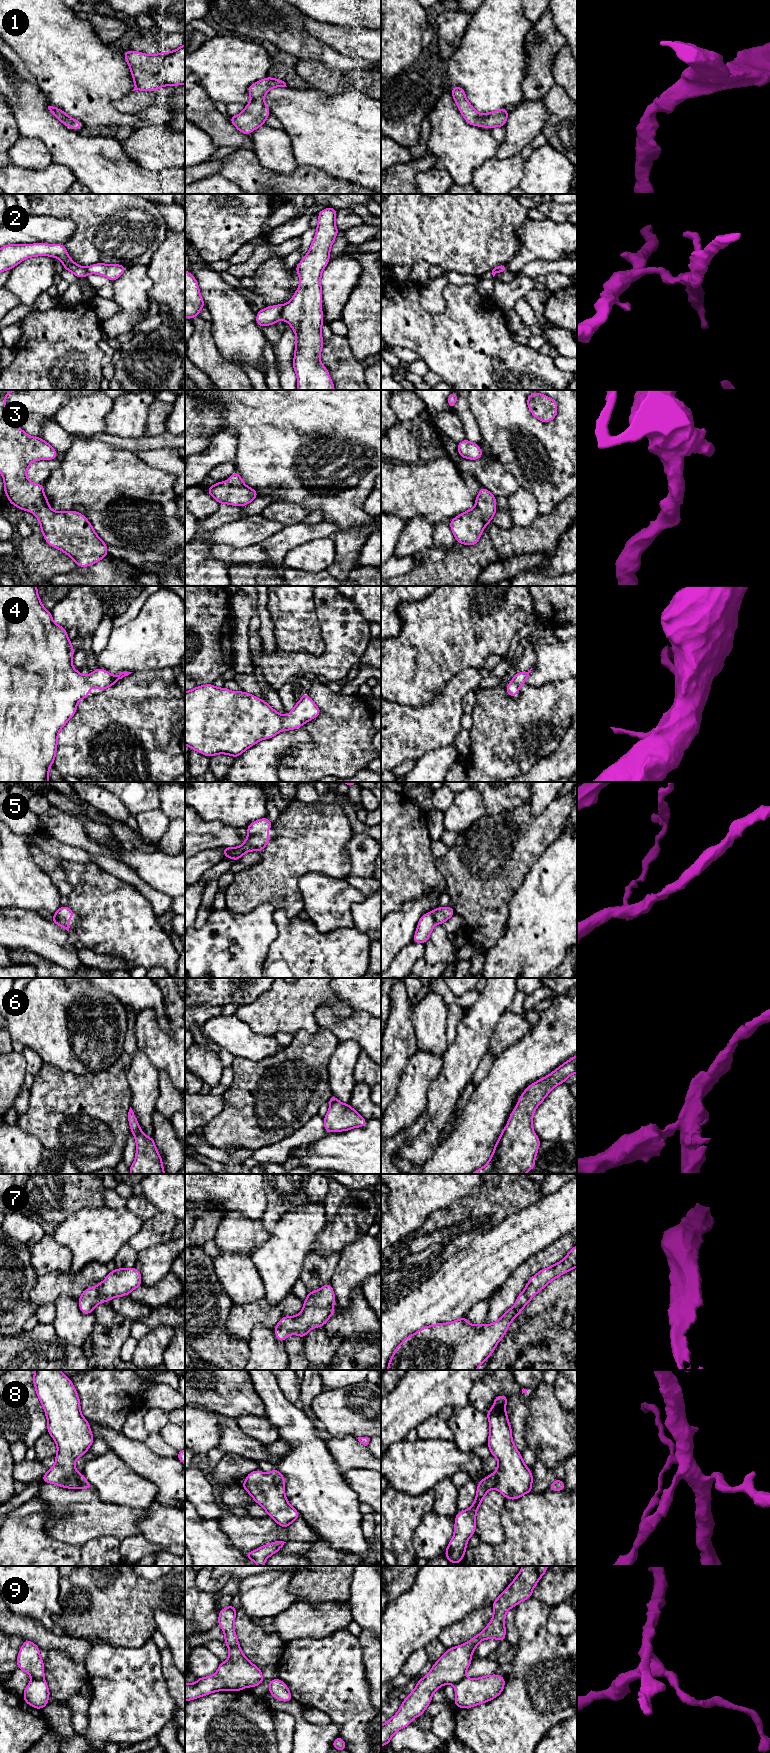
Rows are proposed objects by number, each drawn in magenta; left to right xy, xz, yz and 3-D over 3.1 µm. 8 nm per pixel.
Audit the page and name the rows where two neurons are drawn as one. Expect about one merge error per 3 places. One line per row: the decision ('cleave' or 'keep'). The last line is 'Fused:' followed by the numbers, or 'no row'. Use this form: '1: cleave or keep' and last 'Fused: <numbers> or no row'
1: keep
2: cleave
3: keep
4: keep
5: keep
6: cleave
7: keep
8: keep
9: cleave
Fused: 2, 6, 9

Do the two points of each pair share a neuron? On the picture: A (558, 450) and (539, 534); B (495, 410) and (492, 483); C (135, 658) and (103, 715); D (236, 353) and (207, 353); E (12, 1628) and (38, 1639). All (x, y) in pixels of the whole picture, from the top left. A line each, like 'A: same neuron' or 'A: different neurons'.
A: different neurons
B: different neurons
C: different neurons
D: different neurons
E: same neuron

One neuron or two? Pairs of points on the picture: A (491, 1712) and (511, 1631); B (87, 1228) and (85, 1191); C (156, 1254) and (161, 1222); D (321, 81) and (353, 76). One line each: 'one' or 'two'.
A: two
B: two
C: two
D: one

